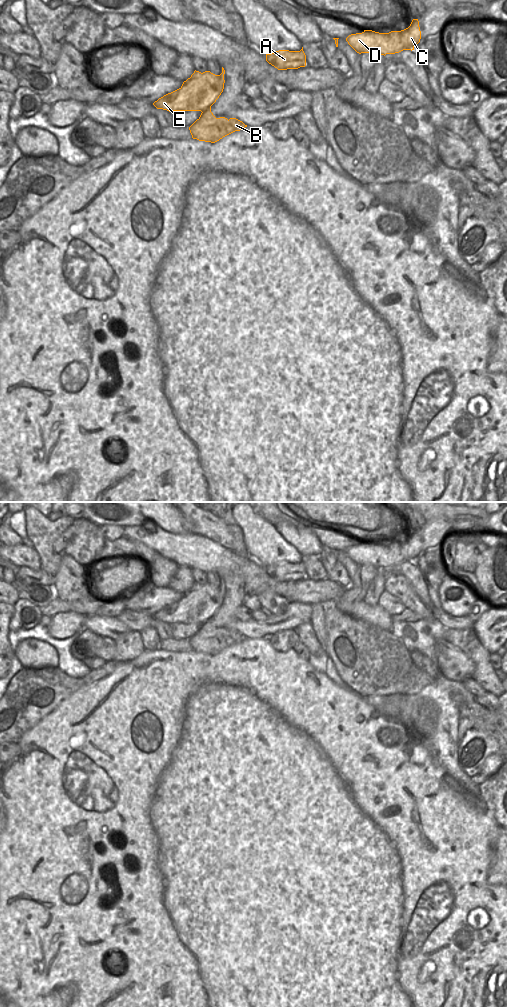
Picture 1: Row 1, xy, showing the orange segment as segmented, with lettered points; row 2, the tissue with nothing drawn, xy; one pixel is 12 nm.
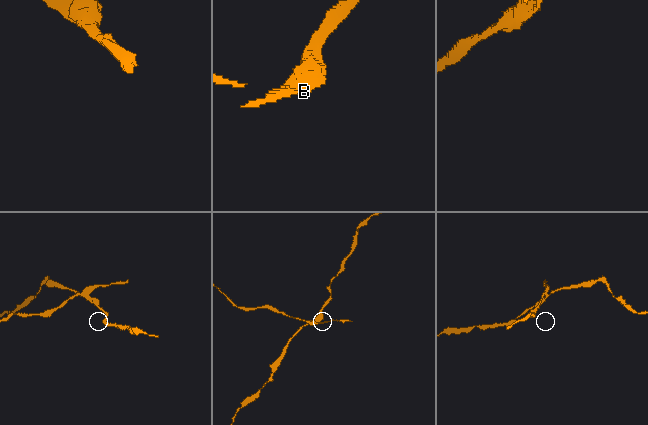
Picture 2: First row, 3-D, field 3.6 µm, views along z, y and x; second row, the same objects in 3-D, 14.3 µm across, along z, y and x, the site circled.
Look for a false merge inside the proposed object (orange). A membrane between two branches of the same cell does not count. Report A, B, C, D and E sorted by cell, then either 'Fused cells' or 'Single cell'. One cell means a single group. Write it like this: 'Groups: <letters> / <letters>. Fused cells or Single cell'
Groups: A C D E / B. Fused cells.

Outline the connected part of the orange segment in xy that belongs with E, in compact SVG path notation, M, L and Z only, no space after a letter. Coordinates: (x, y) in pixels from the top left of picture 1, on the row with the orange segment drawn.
M225 70L215 75L210 71L194 71L182 86L153 103L157 109L172 111L206 111L216 102L224 89Z

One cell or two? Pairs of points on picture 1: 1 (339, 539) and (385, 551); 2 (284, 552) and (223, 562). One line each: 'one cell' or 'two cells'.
1: two cells
2: two cells

